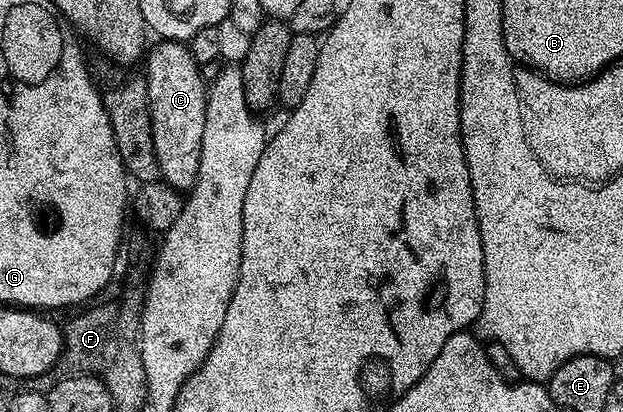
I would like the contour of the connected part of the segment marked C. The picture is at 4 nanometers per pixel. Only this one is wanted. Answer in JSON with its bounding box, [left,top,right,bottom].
[146,40,208,190]

